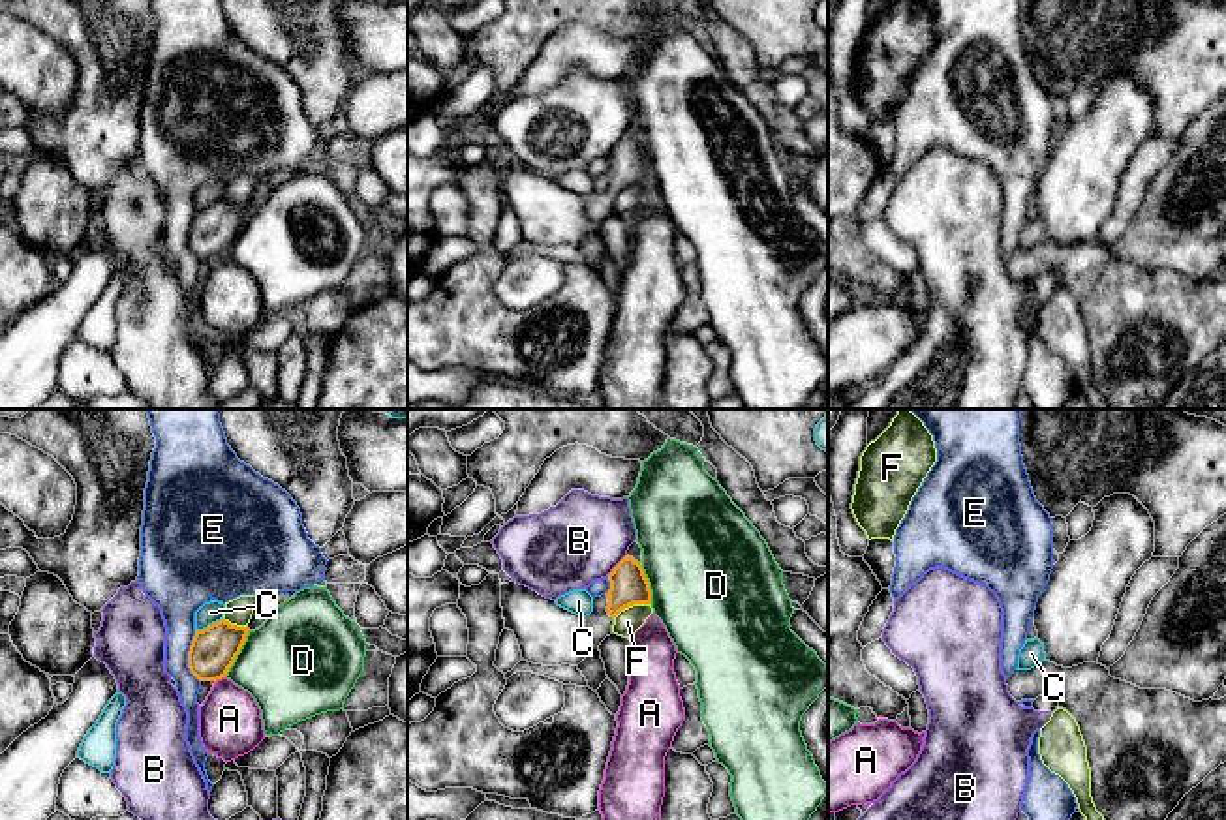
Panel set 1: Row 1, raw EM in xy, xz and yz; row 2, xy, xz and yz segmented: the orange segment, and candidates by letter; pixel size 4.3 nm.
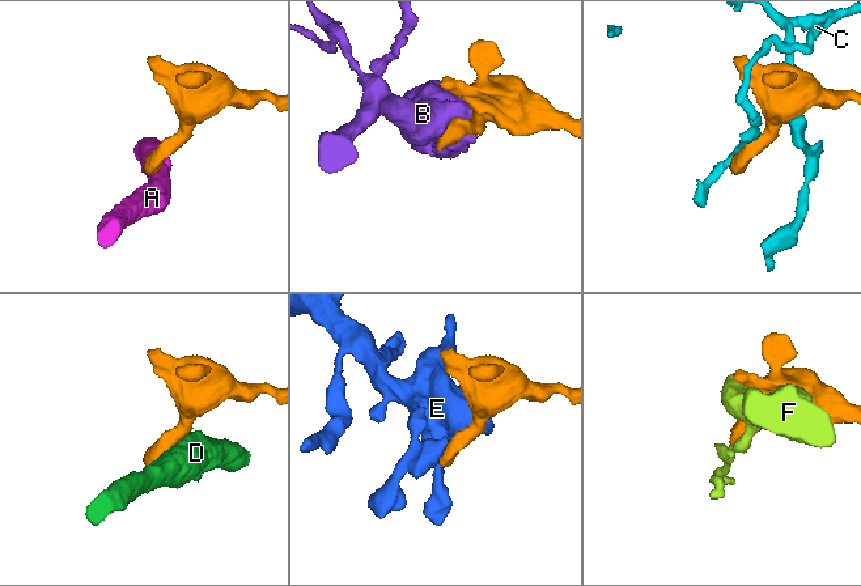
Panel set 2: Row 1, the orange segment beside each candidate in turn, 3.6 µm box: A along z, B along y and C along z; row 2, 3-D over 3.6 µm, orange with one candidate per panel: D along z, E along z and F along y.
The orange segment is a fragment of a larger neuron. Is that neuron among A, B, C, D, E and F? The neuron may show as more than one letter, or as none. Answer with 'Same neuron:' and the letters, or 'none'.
Same neuron: none

